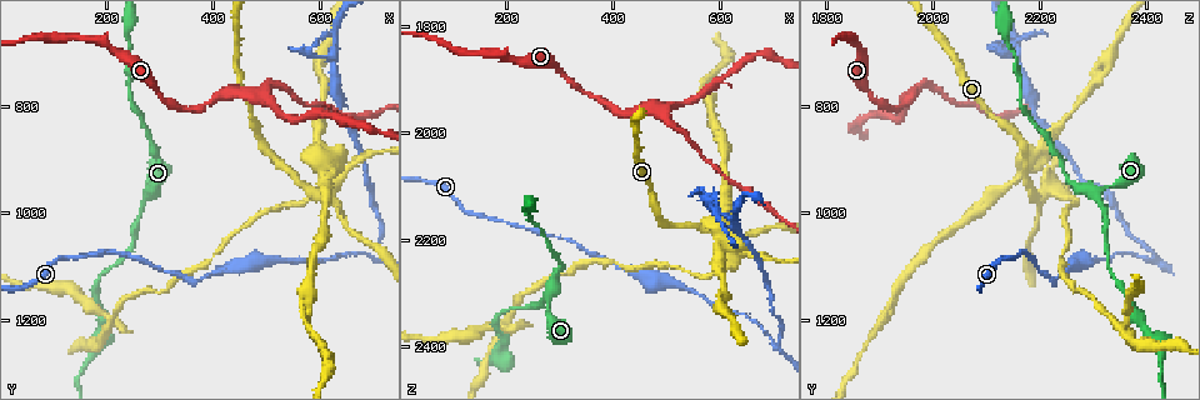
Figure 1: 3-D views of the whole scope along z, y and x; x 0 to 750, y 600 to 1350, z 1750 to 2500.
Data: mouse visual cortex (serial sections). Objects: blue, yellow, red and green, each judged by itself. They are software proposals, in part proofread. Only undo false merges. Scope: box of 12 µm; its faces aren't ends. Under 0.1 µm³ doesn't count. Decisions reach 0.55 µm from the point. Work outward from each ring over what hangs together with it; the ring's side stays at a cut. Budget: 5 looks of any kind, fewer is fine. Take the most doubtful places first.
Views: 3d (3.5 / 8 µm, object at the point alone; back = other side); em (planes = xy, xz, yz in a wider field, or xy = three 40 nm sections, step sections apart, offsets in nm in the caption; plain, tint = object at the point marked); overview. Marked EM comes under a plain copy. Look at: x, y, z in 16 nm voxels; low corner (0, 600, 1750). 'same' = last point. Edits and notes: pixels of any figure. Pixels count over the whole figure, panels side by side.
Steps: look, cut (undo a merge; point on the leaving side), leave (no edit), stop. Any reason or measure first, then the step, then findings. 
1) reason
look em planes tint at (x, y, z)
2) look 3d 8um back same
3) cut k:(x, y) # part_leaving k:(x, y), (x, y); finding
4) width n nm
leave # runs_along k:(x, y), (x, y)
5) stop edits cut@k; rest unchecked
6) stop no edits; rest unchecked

abrupt turn
look 3d 3.5um at (625, 955, 2220)

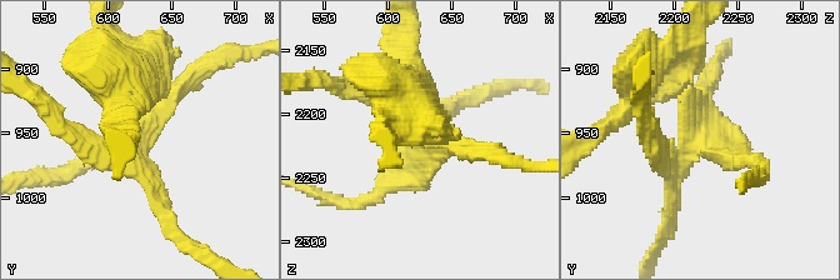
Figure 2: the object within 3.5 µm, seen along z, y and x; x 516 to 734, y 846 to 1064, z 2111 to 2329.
shape alone is not enough
look em planes tint at (626, 956, 2218)

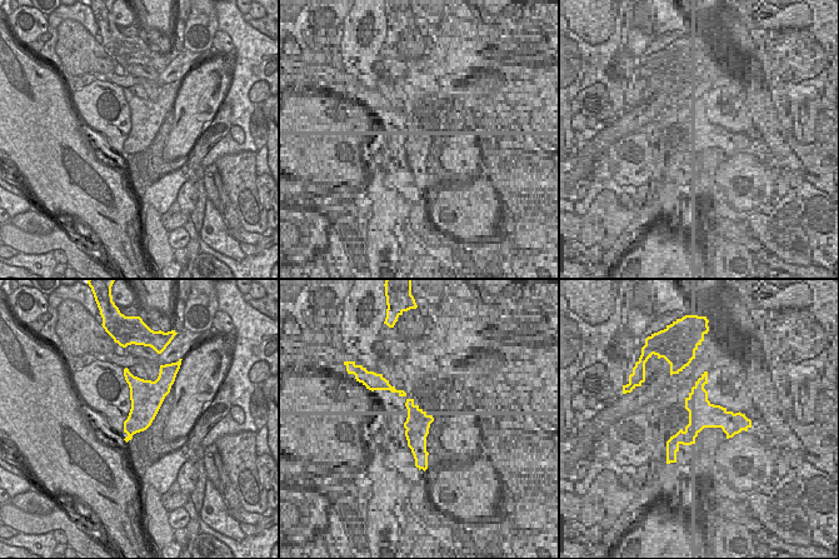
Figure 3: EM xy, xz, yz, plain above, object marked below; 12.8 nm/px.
width 380 nm
cut 2:(430, 159) # part_leaving 2:(681, 151), (698, 98), (669, 60); a second cell is stuck on

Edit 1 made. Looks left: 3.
look 3d 3.5um back at (710, 1080, 2400)

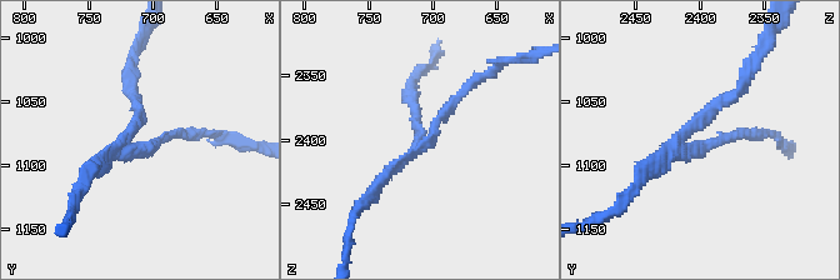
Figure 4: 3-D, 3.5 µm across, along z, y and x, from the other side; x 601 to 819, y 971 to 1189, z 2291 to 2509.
arms 3; arm_widths 150, 150, 150 nm
look em xy step 2 tint at (706, 1084, 2404)

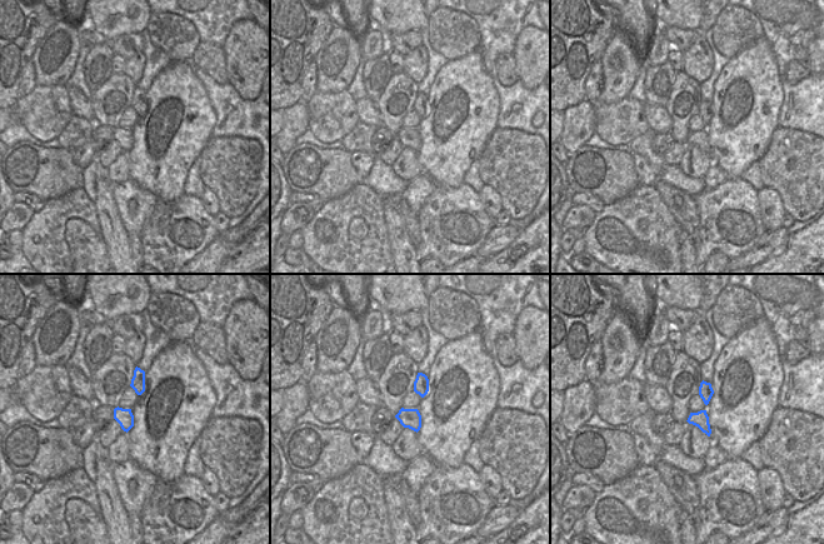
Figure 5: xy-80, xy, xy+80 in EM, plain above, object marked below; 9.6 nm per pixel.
cut 4:(715, 104) # part_leaving 4:(685, 138), (740, 88), (765, 49); a second cell is stuck on

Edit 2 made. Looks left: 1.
stop edits cut@2, cut@4; rest unchecked

